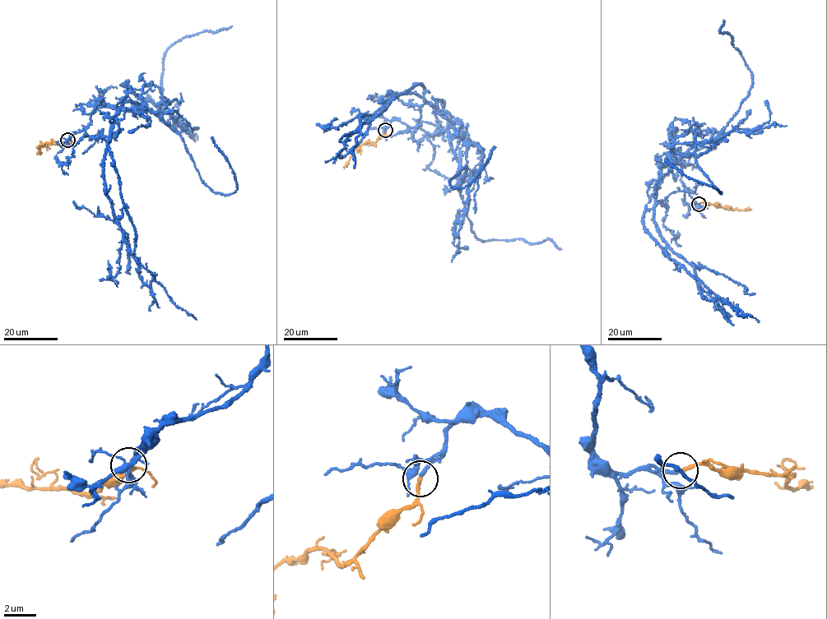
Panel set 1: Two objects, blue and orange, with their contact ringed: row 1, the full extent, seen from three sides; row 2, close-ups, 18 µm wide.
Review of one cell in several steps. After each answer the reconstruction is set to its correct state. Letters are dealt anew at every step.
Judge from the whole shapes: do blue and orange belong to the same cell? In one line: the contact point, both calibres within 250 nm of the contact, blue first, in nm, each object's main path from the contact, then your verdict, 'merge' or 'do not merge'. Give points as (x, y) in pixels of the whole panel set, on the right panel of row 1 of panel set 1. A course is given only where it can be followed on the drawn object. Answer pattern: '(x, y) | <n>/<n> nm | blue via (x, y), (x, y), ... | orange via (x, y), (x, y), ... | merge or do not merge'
(699, 204) | 160/240 nm | blue via (699, 205), (683, 200), (681, 167), (665, 166), (654, 210), (659, 235), (694, 267), (702, 296), (751, 316) | orange via (699, 204), (717, 205), (726, 209), (751, 209) | merge

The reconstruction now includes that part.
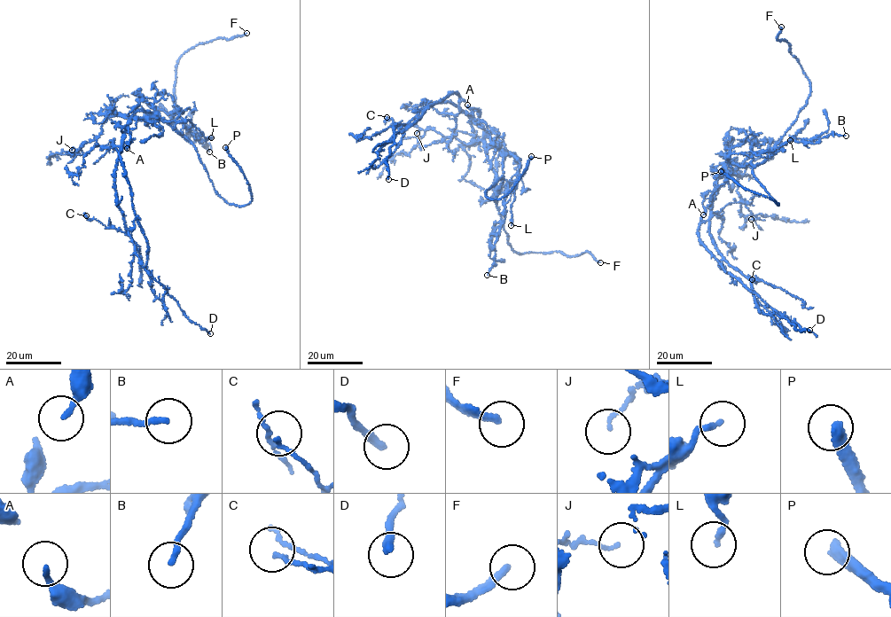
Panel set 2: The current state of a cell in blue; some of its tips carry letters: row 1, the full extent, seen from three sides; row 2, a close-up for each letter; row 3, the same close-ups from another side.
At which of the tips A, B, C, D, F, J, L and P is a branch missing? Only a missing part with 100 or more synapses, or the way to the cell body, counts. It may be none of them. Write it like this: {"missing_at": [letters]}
{"missing_at": ["F", "P"]}

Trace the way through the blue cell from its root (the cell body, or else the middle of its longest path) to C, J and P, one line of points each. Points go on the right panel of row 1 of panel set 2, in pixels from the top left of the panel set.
C: (716, 191), (710, 222), (711, 238), (724, 260), (746, 277), (759, 280), (755, 283), (752, 279)
J: (716, 191), (718, 178), (726, 174), (738, 176), (740, 213), (745, 219), (751, 219)
P: (716, 191), (718, 177), (727, 161), (741, 166), (751, 163), (754, 178), (778, 205), (744, 189), (721, 171)

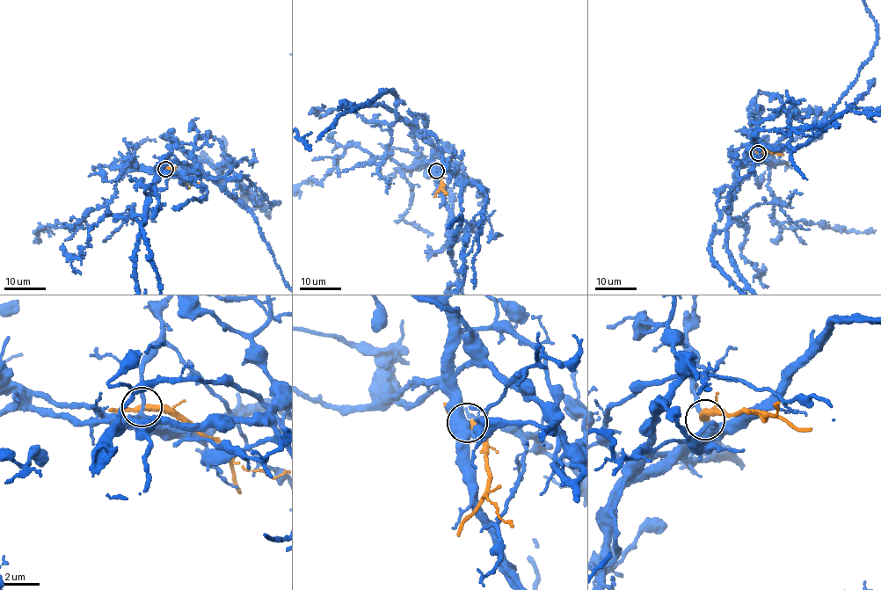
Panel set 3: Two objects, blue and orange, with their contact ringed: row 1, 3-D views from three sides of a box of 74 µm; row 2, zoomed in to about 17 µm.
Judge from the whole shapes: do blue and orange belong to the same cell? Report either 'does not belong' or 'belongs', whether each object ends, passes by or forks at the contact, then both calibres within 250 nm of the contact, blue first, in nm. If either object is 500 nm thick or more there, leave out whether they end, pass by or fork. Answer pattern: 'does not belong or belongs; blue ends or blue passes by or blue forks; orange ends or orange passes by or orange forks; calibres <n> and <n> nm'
does not belong; blue passes by; orange passes by; calibres 360 and 320 nm

